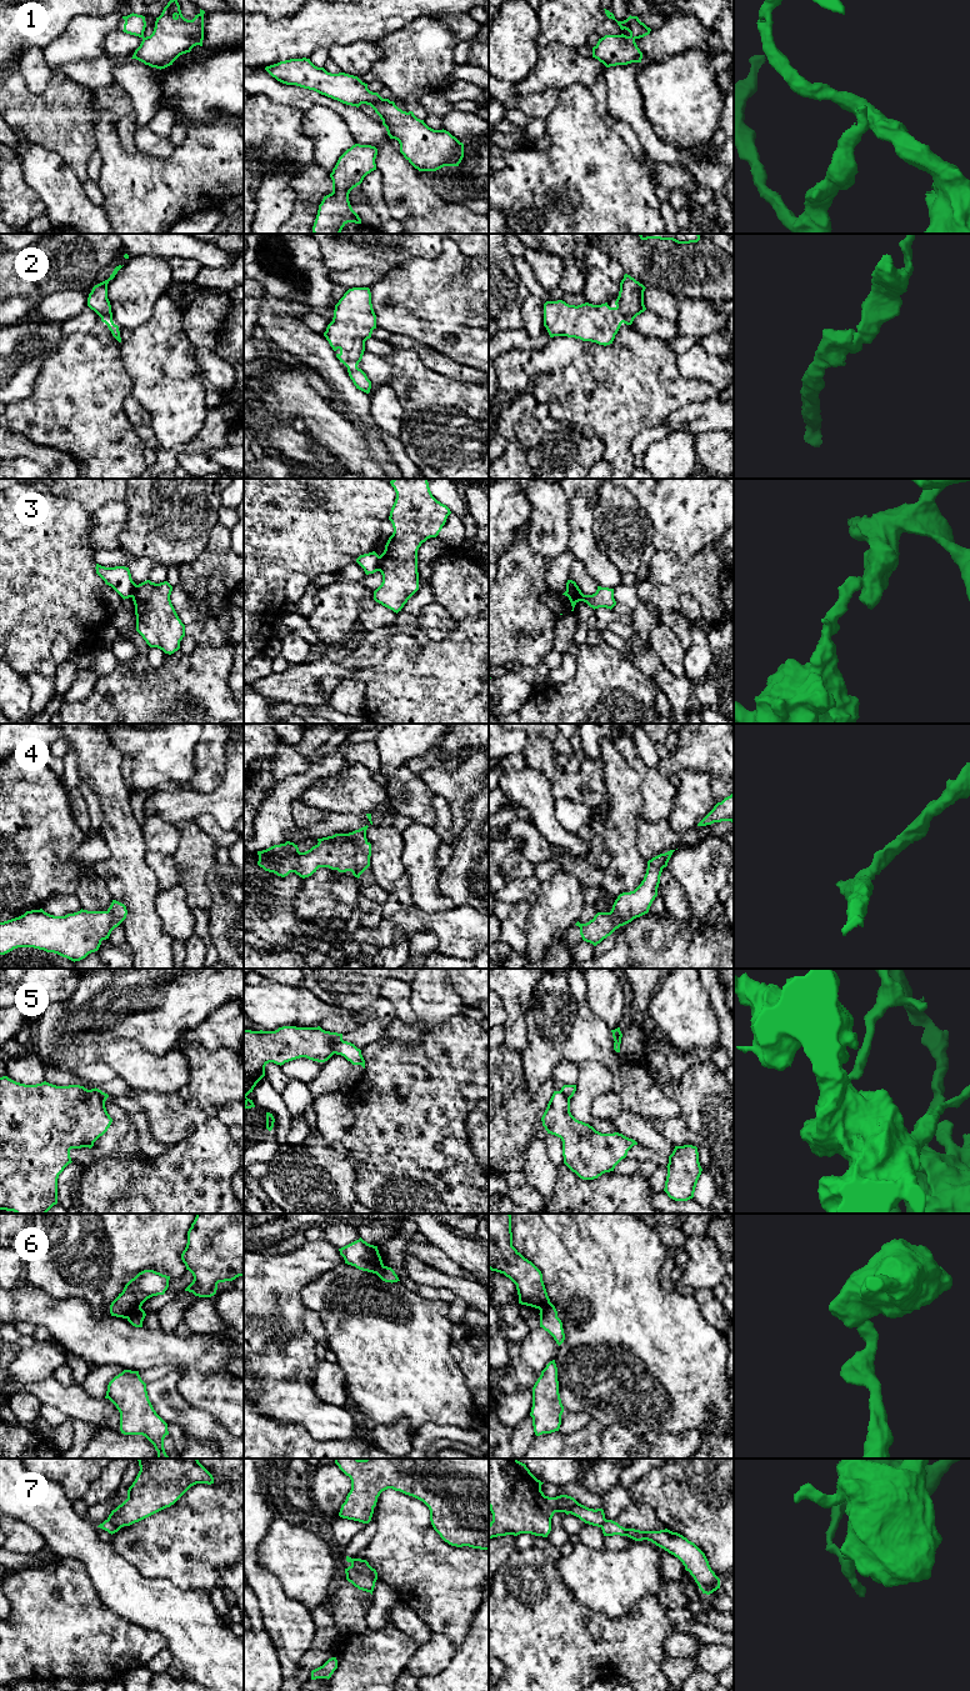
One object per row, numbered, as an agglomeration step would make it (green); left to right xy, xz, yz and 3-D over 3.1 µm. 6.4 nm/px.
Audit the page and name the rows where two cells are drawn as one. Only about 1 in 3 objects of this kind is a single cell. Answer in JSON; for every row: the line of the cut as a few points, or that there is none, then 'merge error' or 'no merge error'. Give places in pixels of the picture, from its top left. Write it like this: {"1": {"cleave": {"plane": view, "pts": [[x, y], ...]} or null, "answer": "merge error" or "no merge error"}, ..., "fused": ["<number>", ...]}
{"1": {"cleave": {"plane": "yz", "pts": [[630, 35], [634, 39]]}, "answer": "merge error"}, "2": {"cleave": null, "answer": "no merge error"}, "3": {"cleave": {"plane": "xz", "pts": [[380, 556], [378, 570]]}, "answer": "merge error"}, "4": {"cleave": null, "answer": "no merge error"}, "5": {"cleave": {"plane": "xz", "pts": [[341, 1039], [335, 1044], [333, 1052]]}, "answer": "merge error"}, "6": {"cleave": {"plane": "xy", "pts": [[140, 1306], [126, 1317]]}, "answer": "merge error"}, "7": {"cleave": {"plane": "xz", "pts": [[350, 1566], [356, 1571], [369, 1574], [375, 1580]]}, "answer": "merge error"}, "fused": ["1", "3", "5", "6", "7"]}

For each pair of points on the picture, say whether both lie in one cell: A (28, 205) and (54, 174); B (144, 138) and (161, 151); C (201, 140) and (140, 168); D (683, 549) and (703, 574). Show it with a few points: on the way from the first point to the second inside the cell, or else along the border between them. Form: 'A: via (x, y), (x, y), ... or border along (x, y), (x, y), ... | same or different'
A: border along (20, 169), (23, 180), (45, 205), (48, 215) | different
B: via (148, 141), (158, 148) | same
C: via (186, 155), (174, 168), (155, 168) | same
D: border along (703, 549), (686, 560), (660, 550) | different

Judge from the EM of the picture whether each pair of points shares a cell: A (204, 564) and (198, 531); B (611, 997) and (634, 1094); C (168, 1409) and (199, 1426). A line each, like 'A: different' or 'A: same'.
A: different
B: different
C: same

